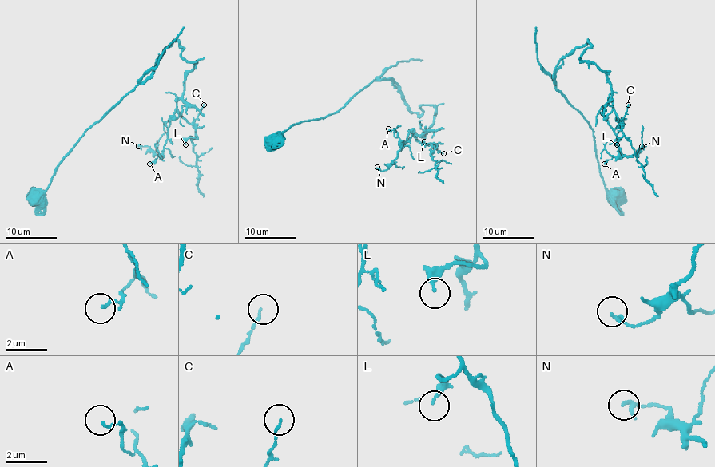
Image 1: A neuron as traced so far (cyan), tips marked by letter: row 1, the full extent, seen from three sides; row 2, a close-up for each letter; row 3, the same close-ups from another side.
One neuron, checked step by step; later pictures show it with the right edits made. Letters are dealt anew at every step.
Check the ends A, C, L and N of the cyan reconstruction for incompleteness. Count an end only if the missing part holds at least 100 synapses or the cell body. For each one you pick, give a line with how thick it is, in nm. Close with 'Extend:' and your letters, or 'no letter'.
Extend: no letter

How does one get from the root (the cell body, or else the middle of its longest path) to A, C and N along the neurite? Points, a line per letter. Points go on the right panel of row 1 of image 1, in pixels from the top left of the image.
A: (619, 196), (587, 120), (556, 88), (562, 59), (587, 41), (580, 61), (611, 90), (619, 153), (604, 164)
C: (619, 196), (587, 120), (556, 88), (562, 59), (587, 41), (580, 61), (606, 75), (620, 123), (628, 104)
N: (619, 196), (587, 120), (556, 88), (566, 55), (589, 42), (580, 61), (606, 75), (619, 151), (641, 146)

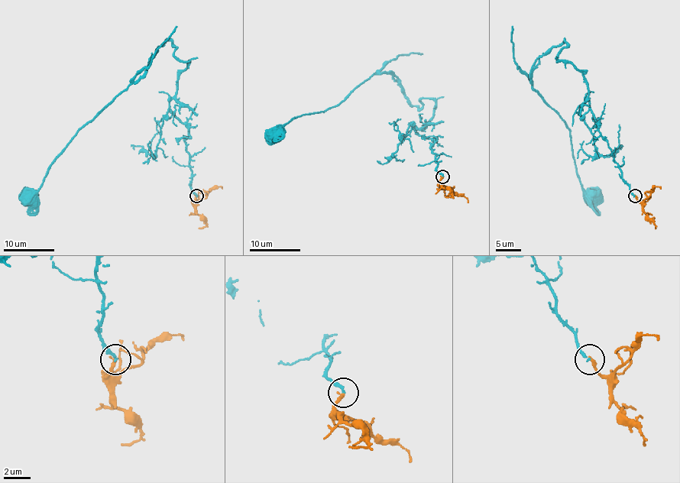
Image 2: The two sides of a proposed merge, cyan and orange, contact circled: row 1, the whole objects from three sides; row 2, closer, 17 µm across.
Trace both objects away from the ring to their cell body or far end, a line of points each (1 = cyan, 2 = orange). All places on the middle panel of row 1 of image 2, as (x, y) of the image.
1: (443, 176), (434, 140), (415, 131), (435, 102), (412, 105), (391, 74), (270, 137)
2: (443, 176), (439, 180), (442, 184), (452, 188), (453, 192), (464, 197), (468, 202)

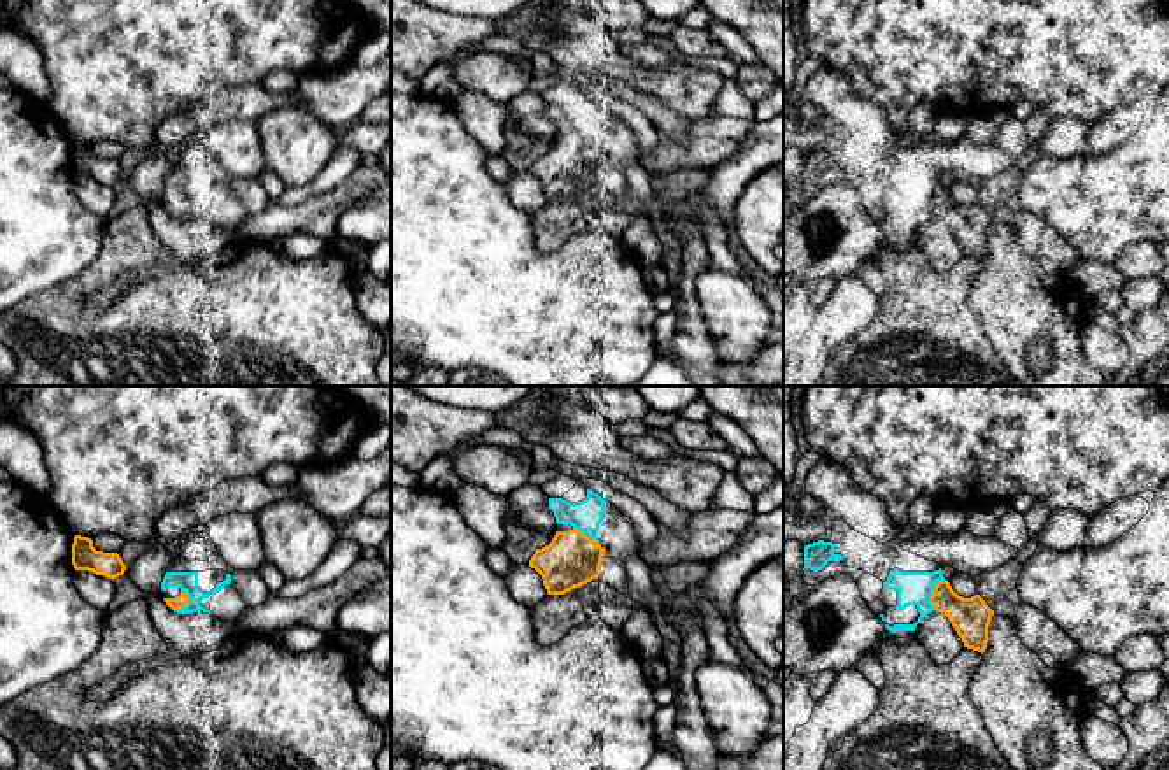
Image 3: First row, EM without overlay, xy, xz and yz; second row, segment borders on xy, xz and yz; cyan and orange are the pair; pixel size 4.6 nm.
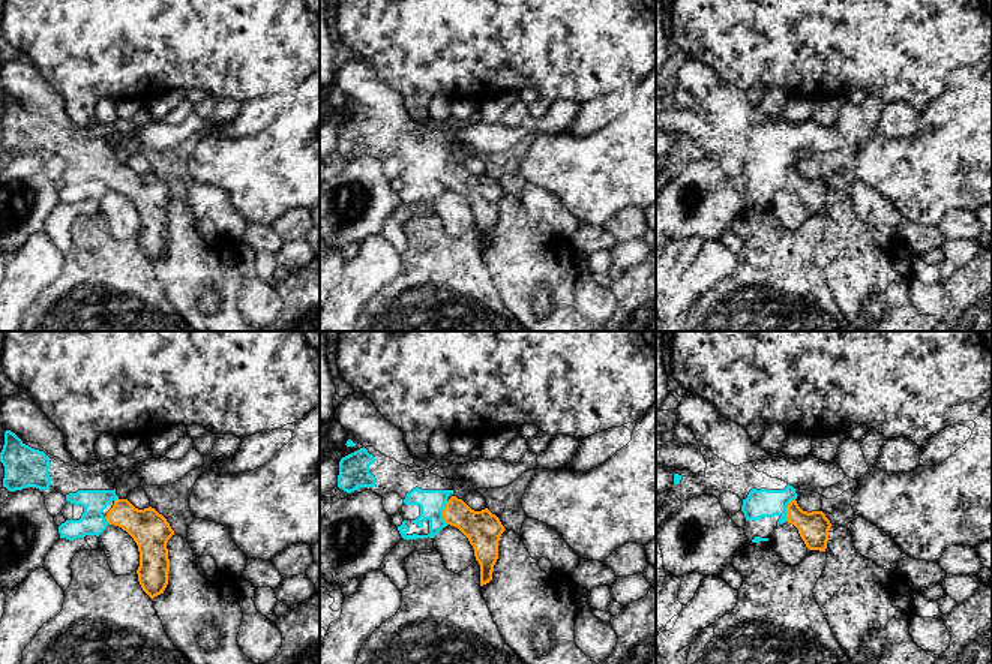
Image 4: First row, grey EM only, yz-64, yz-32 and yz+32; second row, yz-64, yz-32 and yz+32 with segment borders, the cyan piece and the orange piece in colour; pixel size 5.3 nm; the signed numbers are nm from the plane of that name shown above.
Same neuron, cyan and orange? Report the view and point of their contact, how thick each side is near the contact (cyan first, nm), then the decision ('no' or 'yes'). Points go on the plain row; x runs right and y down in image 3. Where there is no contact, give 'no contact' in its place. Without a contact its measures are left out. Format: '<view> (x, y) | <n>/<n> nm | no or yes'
yz (931, 199) | 160/180 nm | yes

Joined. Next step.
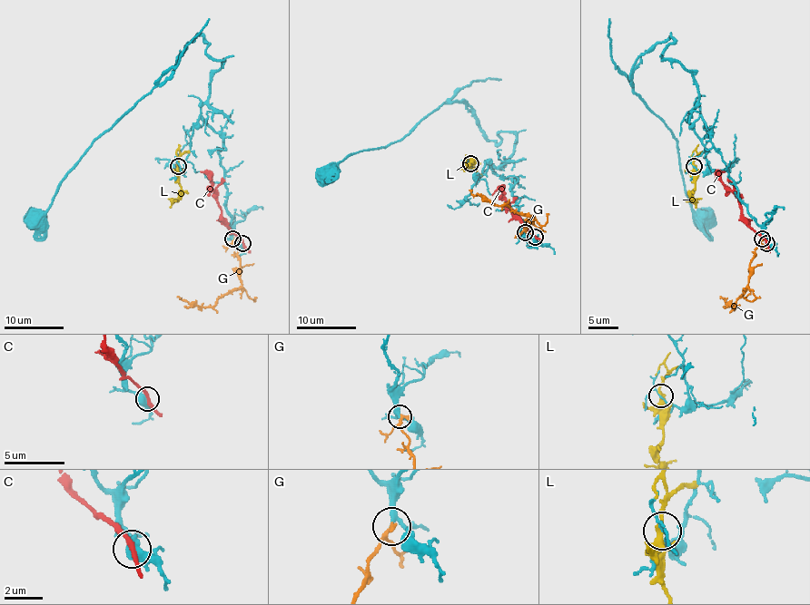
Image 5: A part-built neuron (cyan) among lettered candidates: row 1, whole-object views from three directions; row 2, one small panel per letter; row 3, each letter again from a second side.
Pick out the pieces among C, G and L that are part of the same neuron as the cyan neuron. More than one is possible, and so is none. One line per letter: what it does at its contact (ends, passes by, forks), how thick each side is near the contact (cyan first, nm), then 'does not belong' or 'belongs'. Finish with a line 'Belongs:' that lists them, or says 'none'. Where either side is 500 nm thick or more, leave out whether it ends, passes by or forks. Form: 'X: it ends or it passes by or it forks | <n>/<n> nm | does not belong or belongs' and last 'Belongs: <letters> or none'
C: it passes by | 420/240 nm | does not belong
G: it passes by | 220/200 nm | belongs
L: it passes by | 90/340 nm | does not belong
Belongs: G

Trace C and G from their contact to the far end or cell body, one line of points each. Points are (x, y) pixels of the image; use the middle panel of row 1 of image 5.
C: (534, 237), (508, 207), (503, 192), (497, 190), (492, 195)
G: (525, 232), (532, 218), (529, 215), (515, 211), (508, 206), (494, 206), (469, 190)

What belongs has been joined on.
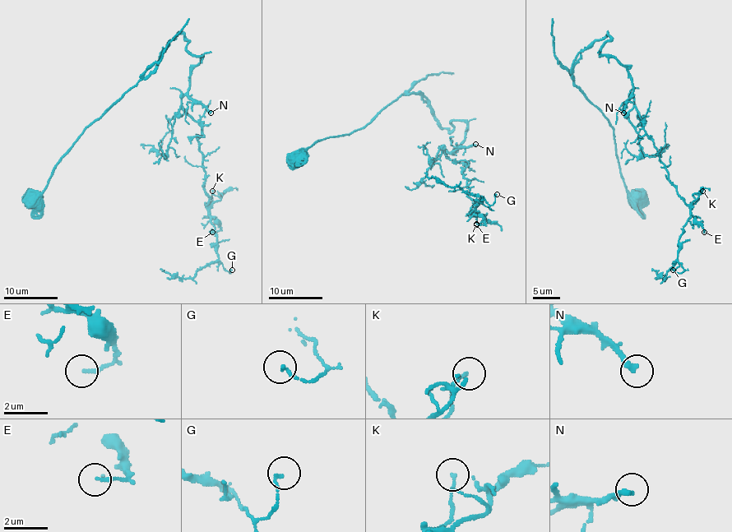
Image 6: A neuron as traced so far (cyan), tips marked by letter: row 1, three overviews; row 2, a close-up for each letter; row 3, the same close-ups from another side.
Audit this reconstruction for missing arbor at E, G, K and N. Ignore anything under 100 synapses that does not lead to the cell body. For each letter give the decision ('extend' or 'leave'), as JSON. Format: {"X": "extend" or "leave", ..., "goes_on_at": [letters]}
{"E": "leave", "G": "leave", "K": "leave", "N": "extend", "goes_on_at": ["N"]}

